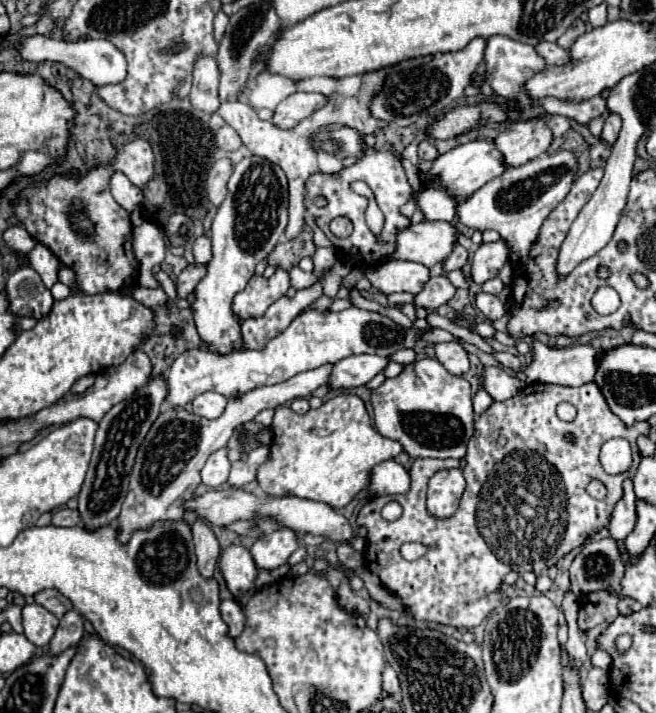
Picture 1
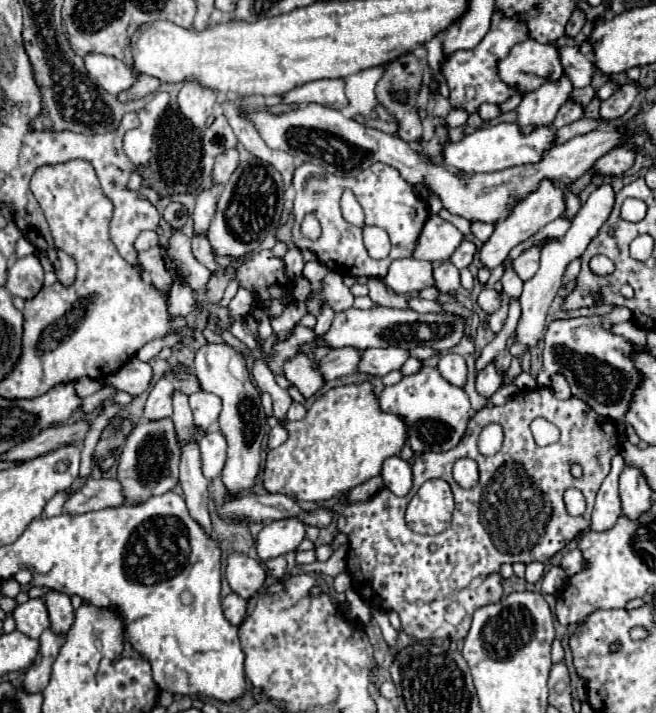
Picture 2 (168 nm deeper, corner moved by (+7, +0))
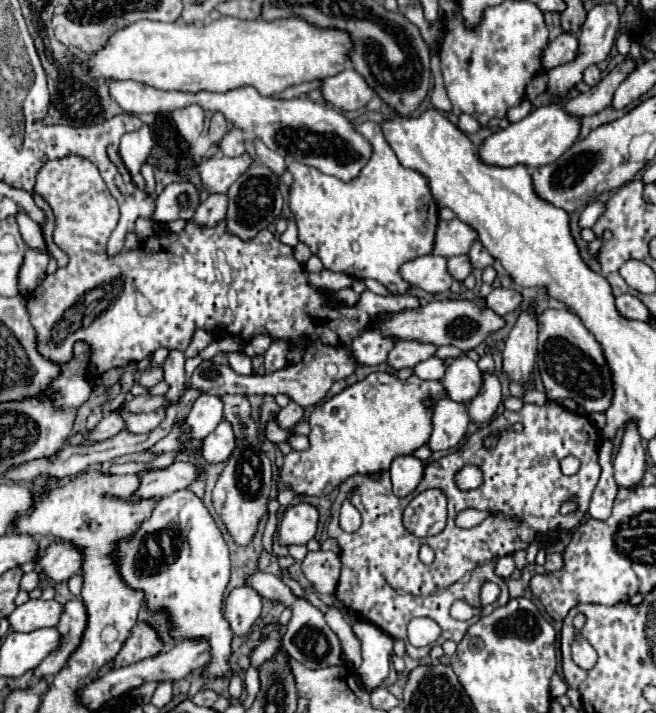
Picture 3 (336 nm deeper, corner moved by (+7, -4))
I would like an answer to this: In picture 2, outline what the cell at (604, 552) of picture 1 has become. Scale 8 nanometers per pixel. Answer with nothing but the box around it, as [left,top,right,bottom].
[561,548,583,576]

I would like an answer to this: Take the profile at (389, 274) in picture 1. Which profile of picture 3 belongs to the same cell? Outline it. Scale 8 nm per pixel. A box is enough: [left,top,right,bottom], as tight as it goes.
[399,254,453,294]

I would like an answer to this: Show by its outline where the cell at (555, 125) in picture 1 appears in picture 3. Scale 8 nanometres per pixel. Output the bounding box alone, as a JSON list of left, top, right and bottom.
[565,58,635,118]

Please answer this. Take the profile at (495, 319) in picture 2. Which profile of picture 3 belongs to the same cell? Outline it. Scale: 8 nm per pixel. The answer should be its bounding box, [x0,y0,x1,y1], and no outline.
[469,372,501,424]

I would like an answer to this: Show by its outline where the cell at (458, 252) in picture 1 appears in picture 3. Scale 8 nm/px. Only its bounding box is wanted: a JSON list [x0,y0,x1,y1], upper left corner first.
[467,240,493,270]

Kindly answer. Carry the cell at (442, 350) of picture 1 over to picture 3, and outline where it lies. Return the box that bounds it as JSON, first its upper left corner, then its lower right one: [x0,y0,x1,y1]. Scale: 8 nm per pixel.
[441,356,481,404]

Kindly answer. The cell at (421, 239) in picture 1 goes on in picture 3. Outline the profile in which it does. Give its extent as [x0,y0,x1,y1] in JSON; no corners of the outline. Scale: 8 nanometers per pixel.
[433,218,477,258]

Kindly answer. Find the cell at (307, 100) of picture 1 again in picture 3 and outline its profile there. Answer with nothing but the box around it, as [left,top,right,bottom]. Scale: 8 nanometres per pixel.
[321,68,375,112]

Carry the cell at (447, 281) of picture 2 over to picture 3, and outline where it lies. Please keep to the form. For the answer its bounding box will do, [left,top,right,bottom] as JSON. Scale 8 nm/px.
[447,256,473,282]

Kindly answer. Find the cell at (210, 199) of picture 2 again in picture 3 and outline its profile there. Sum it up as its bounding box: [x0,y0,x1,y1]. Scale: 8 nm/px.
[199,154,251,194]

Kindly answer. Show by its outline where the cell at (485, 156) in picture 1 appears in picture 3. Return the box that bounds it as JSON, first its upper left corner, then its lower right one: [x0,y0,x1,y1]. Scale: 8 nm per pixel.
[477,104,579,168]

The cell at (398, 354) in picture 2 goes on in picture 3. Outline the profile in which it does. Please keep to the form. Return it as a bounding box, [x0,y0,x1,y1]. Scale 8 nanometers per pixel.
[387,342,437,370]

